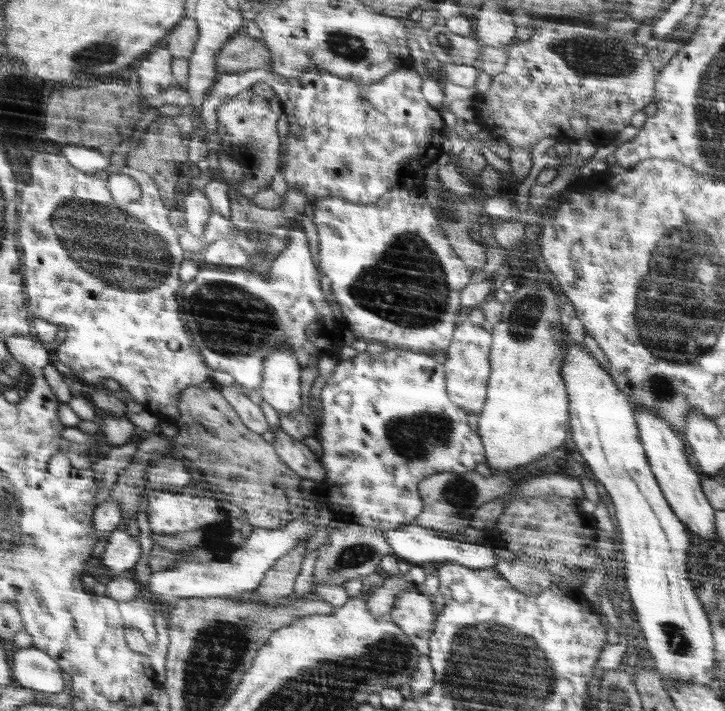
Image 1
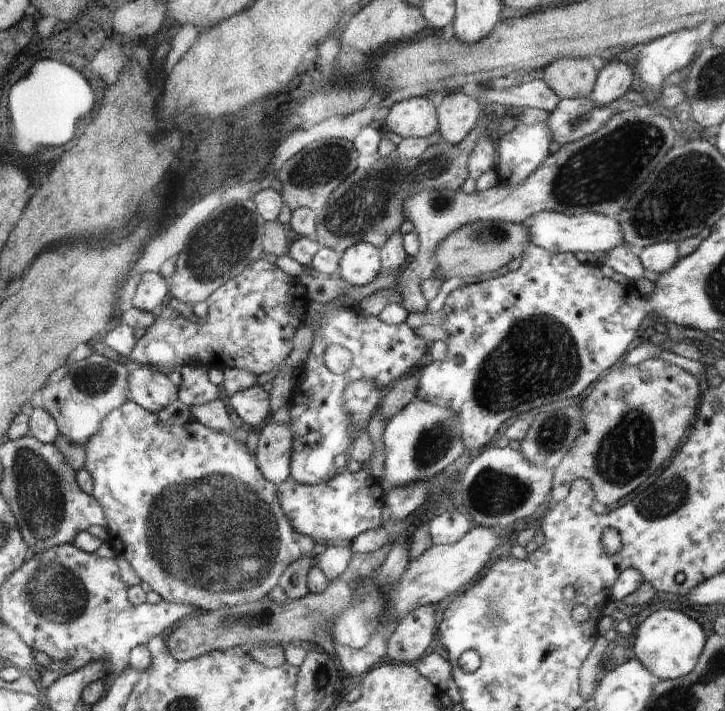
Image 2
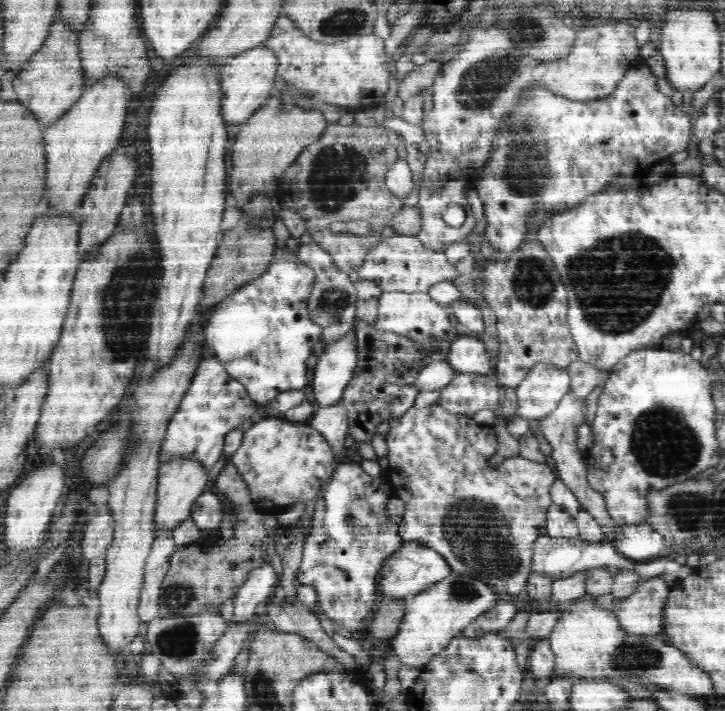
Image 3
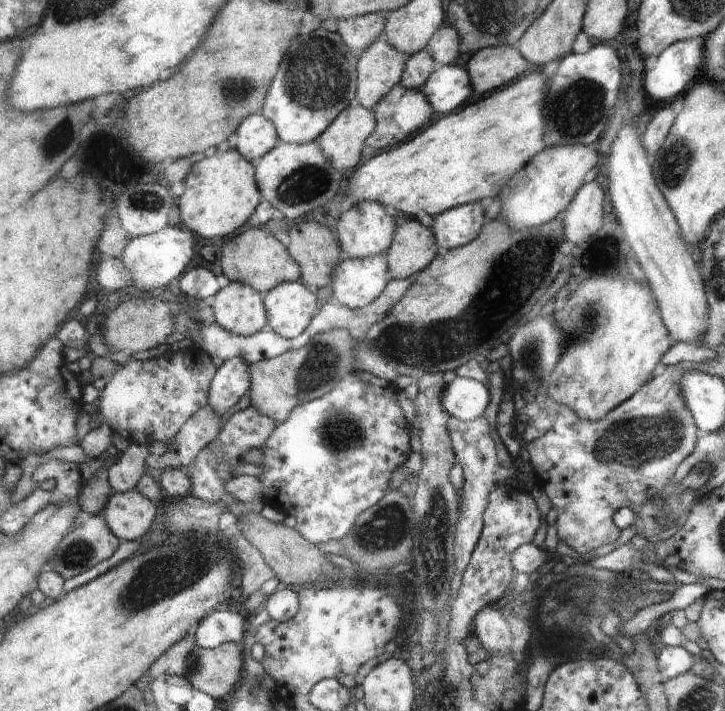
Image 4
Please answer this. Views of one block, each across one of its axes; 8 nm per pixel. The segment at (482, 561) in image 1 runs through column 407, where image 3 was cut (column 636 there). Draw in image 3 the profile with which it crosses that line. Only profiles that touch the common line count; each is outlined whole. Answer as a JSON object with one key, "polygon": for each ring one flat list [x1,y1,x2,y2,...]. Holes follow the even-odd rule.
{"polygon":[[648,523,620,524,618,535,610,542,618,553,636,561,658,557,660,550,665,546,664,537,654,531]]}

